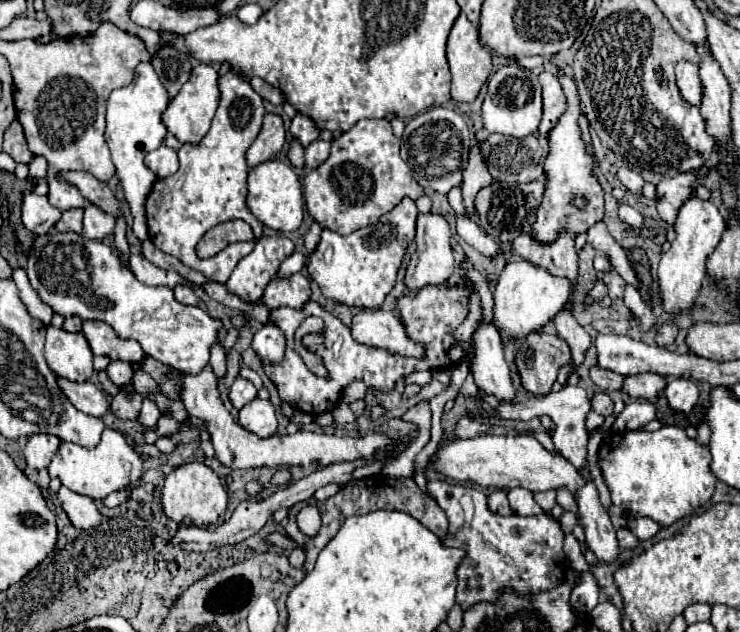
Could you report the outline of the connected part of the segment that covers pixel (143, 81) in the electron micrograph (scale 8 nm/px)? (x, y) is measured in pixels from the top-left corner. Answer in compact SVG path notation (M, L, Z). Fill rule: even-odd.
M140 63L136 67L134 81L128 87L116 89L108 97L108 109L106 109L106 143L112 153L112 161L116 165L116 175L124 187L126 201L130 203L130 211L134 215L132 231L138 239L148 239L148 227L146 227L146 195L150 195L150 187L154 187L156 175L144 167L146 153L158 149L164 143L166 127L160 121L160 115L164 113L168 105L168 91L160 83L158 75L154 73L150 63Z

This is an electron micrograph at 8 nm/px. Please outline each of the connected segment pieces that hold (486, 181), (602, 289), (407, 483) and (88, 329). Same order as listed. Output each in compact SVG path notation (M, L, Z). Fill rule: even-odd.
M478 141L468 155L468 167L464 169L464 179L462 179L462 195L464 195L464 205L466 205L466 215L472 217L476 211L474 207L474 197L482 187L488 187L496 179L488 173L488 167L482 159L482 141Z
M598 279L598 281L594 283L594 287L592 287L592 289L588 291L588 295L586 295L585 301L583 302L585 308L593 303L593 301L604 298L606 293L608 293L608 287L604 285L604 281Z
M372 475L372 477L366 477L366 479L352 479L350 483L346 483L334 497L328 497L326 501L316 501L314 497L310 497L308 501L302 501L302 503L296 503L290 513L288 513L288 523L286 523L286 533L288 537L294 541L294 543L300 543L300 545L306 545L306 571L312 571L314 569L314 563L318 559L318 553L324 549L324 545L340 531L342 523L350 517L350 515L360 515L360 513L370 513L370 511L380 511L380 509L386 509L386 511L406 511L410 517L418 519L428 531L432 531L434 535L438 535L438 539L444 539L446 537L446 531L448 531L448 519L446 519L446 513L436 505L436 501L430 497L430 495L424 495L418 491L416 483L412 477L406 477L406 479L388 479L384 475ZM306 505L314 505L318 507L320 511L320 517L322 517L322 527L320 531L314 535L314 537L308 537L304 535L298 525L296 525L296 515L302 507Z
M84 321L82 333L88 339L94 355L104 355L110 361L124 361L132 367L146 359L138 341L118 339L118 335L114 335L112 327L102 321Z

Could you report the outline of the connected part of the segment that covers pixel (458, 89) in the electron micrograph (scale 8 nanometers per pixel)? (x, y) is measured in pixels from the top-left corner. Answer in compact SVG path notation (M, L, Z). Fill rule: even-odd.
M464 13L458 15L458 19L448 35L446 57L450 63L450 71L452 71L452 99L460 101L460 103L472 103L478 97L482 85L486 83L486 79L492 71L492 51L486 45L482 45L478 27L472 25Z

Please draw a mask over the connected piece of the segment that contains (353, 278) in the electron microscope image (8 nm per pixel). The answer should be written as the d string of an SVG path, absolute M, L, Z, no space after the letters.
M408 197L400 205L378 219L374 225L358 229L350 235L340 235L330 229L322 231L316 251L308 257L306 269L310 277L320 285L322 293L338 303L356 309L376 309L384 303L386 295L394 287L398 267L404 259L408 241L414 241L418 209Z

